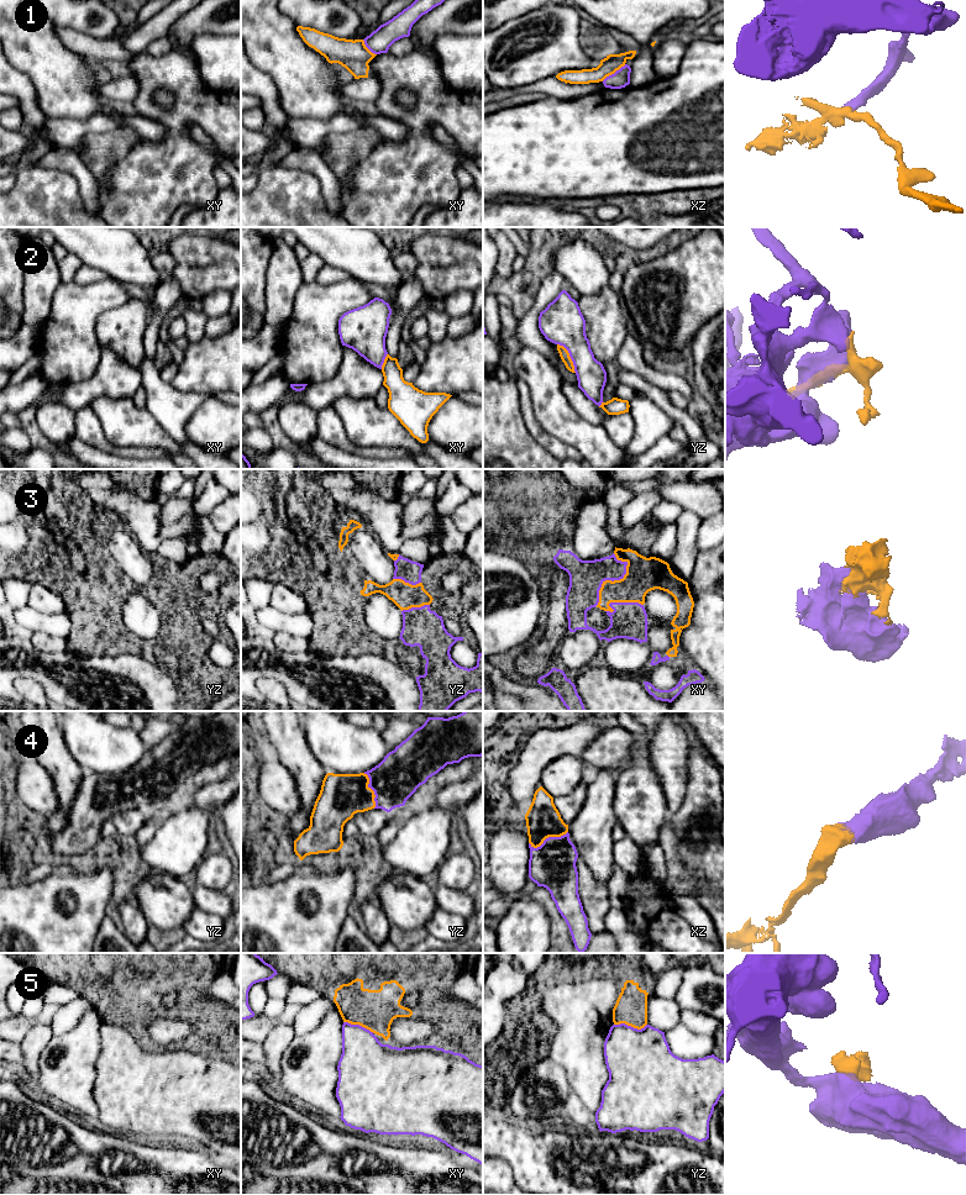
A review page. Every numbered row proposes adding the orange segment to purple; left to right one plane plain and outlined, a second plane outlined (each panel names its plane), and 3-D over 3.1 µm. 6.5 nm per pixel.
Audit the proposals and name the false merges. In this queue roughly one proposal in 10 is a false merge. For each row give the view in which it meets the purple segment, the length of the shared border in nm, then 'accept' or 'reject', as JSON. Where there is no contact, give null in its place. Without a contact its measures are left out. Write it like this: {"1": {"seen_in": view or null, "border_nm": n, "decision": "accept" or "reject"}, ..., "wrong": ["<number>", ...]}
{"1": {"seen_in": "xz", "border_nm": 190, "decision": "reject"}, "2": {"seen_in": "yz", "border_nm": 220, "decision": "accept"}, "3": {"seen_in": "xy", "border_nm": 360, "decision": "accept"}, "4": {"seen_in": "xz", "border_nm": 260, "decision": "accept"}, "5": {"seen_in": "yz", "border_nm": 220, "decision": "reject"}, "wrong": ["1", "5"]}

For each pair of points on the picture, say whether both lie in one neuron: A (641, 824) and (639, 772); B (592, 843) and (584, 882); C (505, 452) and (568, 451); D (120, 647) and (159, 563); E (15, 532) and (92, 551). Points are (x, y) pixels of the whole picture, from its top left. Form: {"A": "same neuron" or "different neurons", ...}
{"A": "same neuron", "B": "different neurons", "C": "different neurons", "D": "same neuron", "E": "same neuron"}

